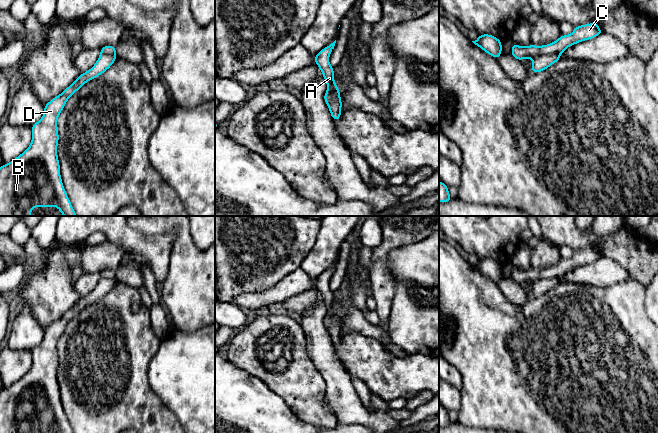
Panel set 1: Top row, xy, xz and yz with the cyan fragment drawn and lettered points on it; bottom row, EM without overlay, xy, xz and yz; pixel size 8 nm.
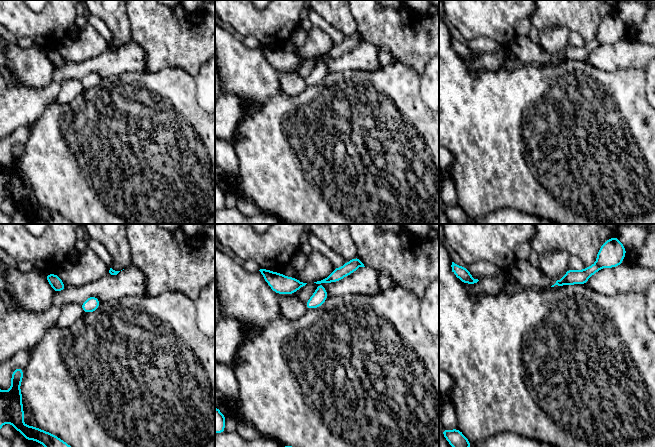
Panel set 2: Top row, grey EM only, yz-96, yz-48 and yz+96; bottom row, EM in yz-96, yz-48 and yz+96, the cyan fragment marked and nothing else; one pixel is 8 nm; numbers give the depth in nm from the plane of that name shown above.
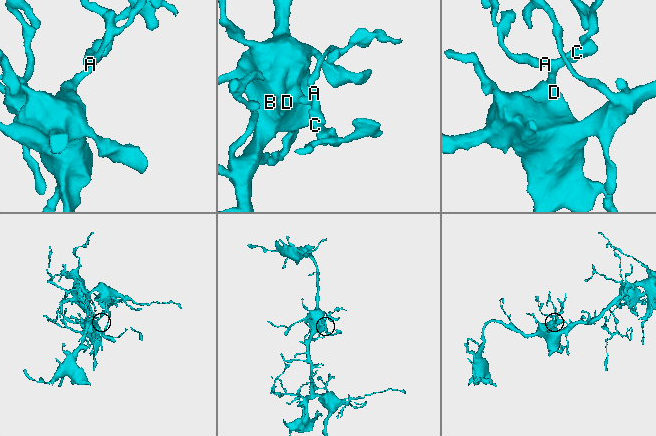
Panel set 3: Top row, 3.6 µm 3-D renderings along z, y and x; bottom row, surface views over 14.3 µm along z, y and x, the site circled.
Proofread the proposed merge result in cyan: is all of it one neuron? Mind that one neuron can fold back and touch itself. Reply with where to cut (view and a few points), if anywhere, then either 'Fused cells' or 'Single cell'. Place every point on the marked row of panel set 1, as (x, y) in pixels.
Split along yz (562, 51), (539, 54), (533, 59). Fused cells

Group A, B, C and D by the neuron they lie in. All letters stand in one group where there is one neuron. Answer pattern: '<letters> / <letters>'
A C / B D

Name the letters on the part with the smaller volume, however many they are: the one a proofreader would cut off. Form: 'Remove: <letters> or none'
Remove: A, C

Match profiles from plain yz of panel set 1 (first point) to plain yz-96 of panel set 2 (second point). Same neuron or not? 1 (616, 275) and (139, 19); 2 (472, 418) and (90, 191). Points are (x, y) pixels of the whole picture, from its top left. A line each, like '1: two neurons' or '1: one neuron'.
1: two neurons
2: one neuron

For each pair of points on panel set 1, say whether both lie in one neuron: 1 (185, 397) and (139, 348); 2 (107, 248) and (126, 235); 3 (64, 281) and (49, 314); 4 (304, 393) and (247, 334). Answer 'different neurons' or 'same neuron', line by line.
1: different neurons
2: different neurons
3: same neuron
4: same neuron

